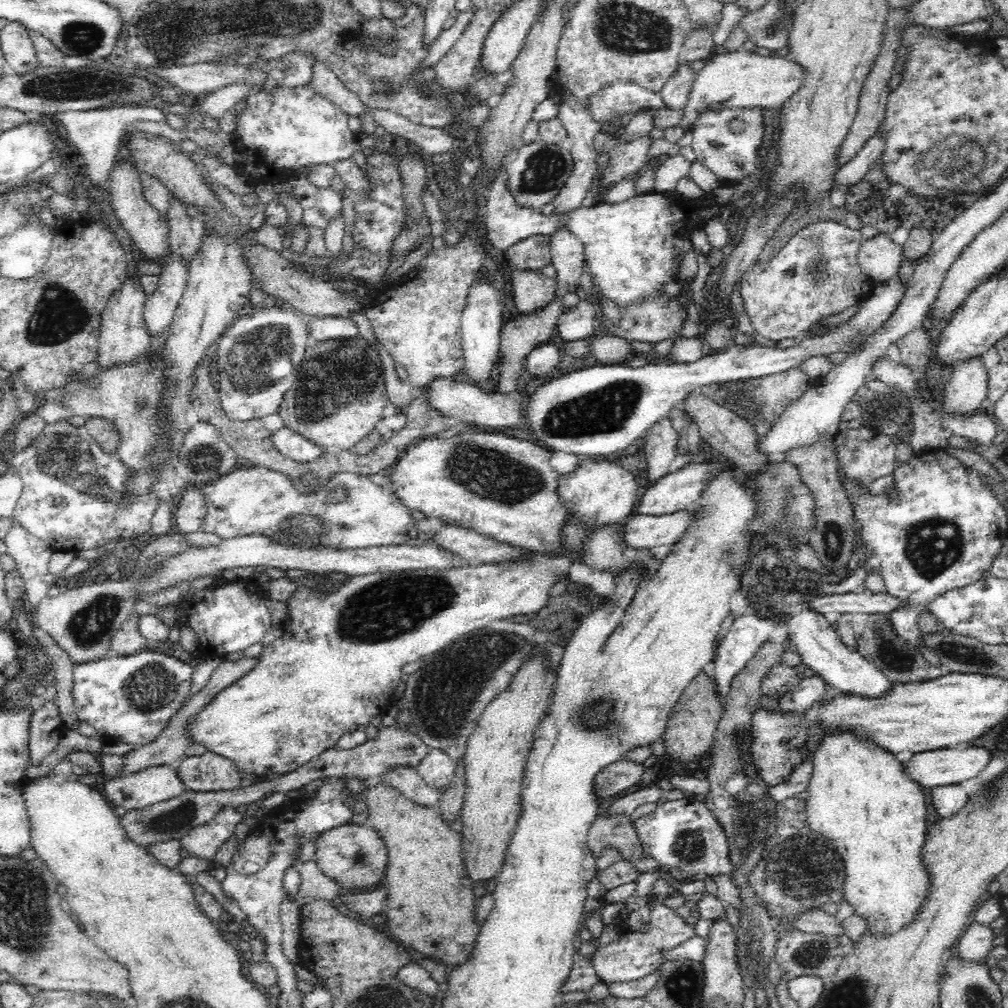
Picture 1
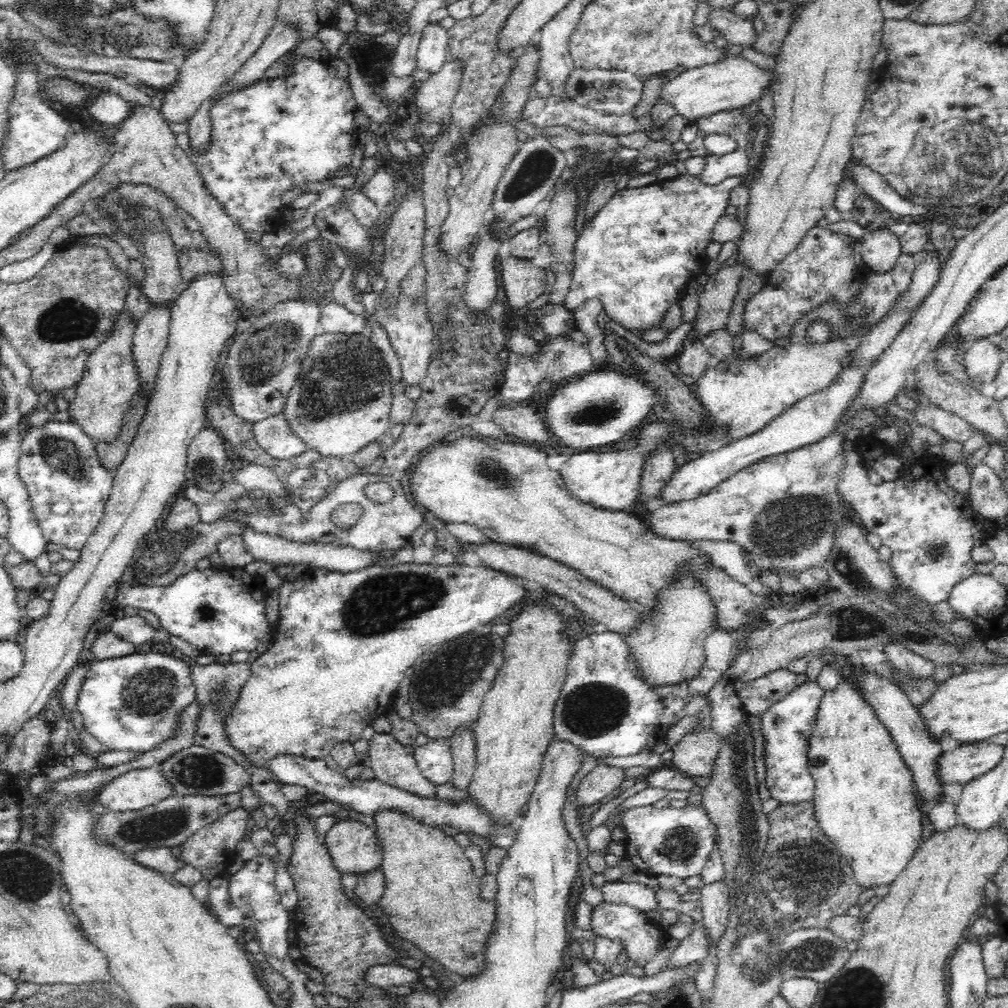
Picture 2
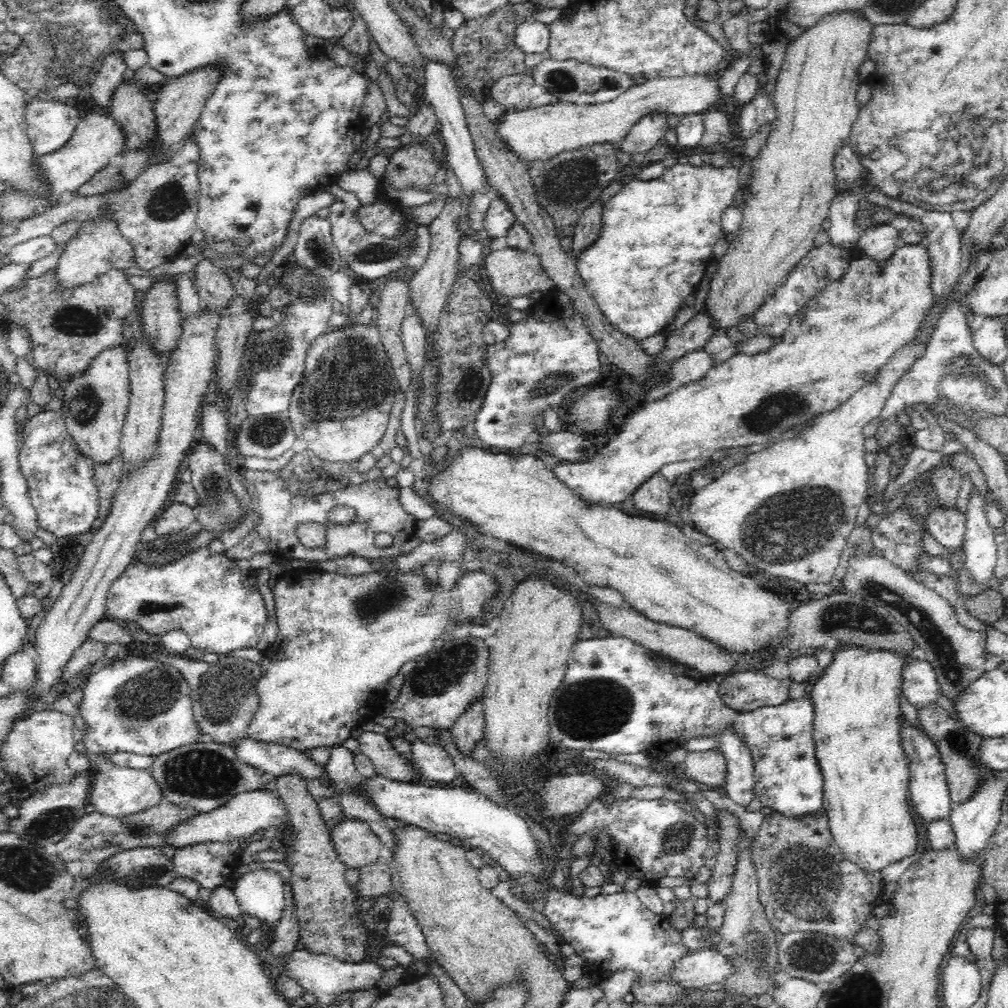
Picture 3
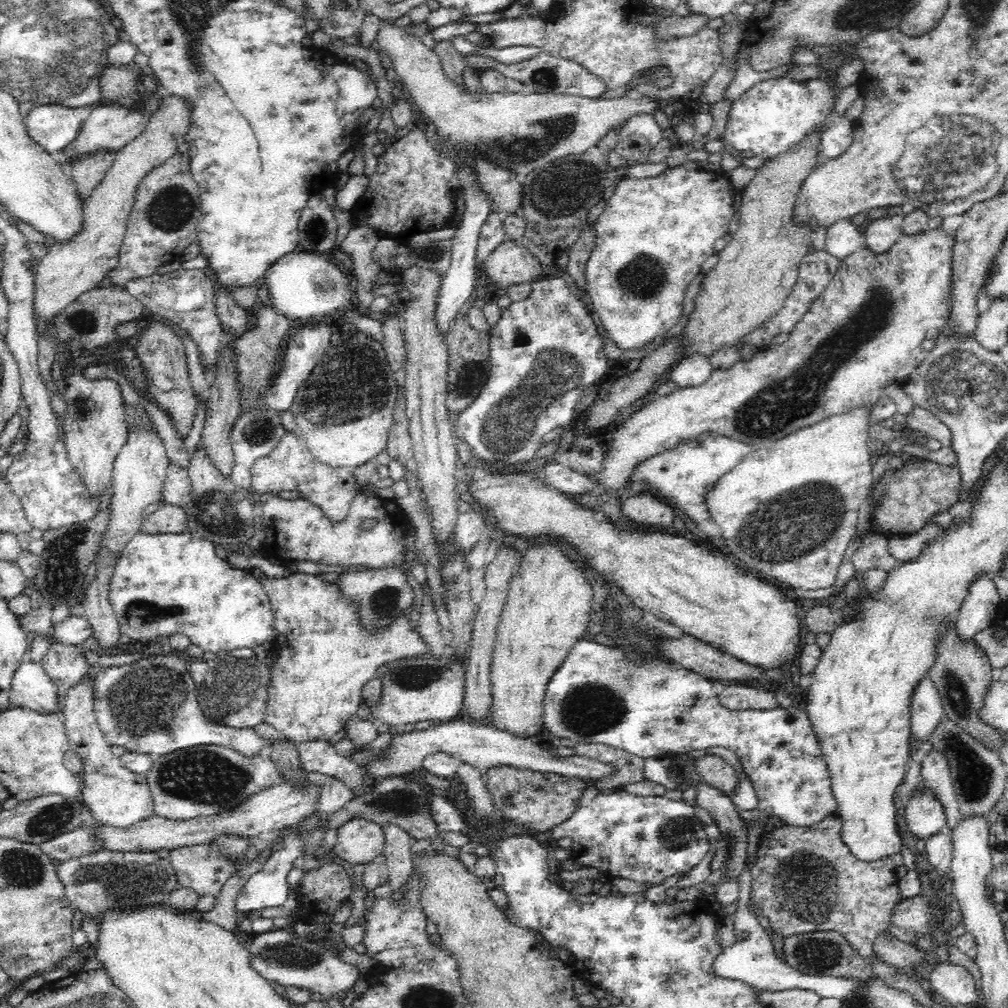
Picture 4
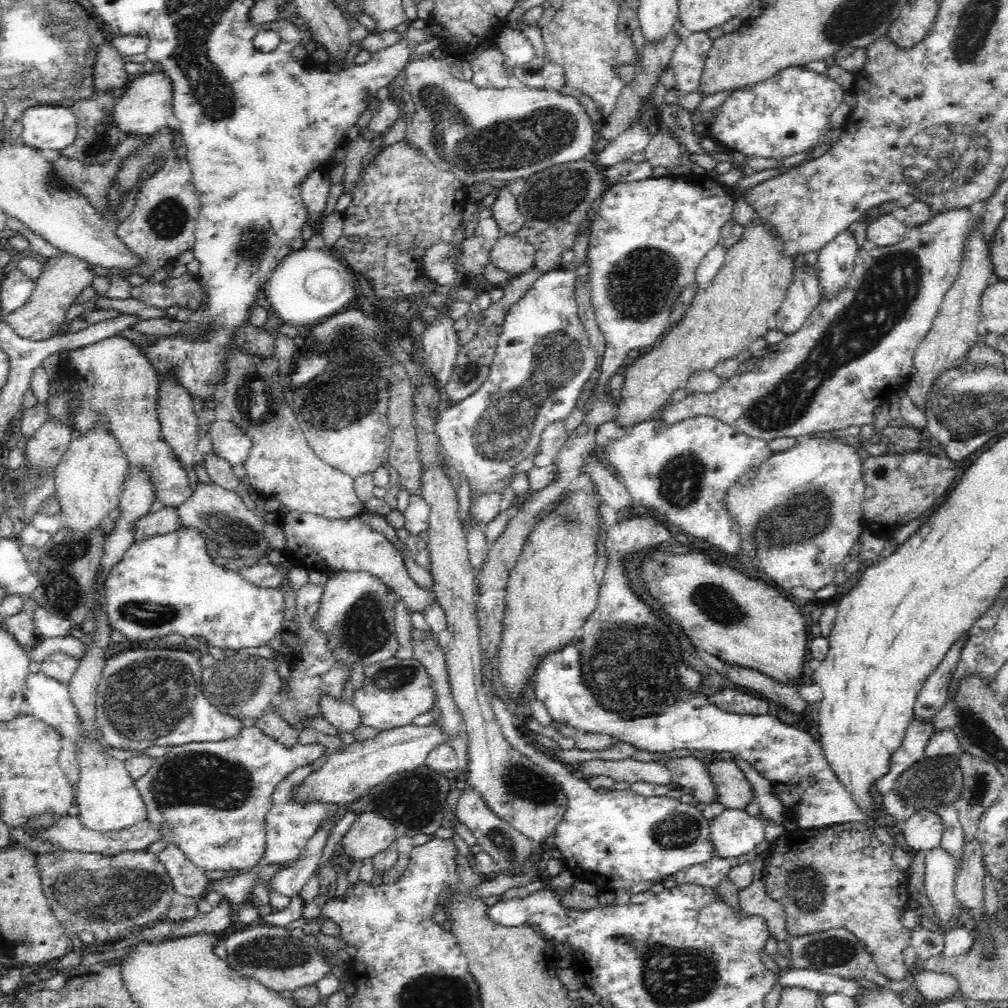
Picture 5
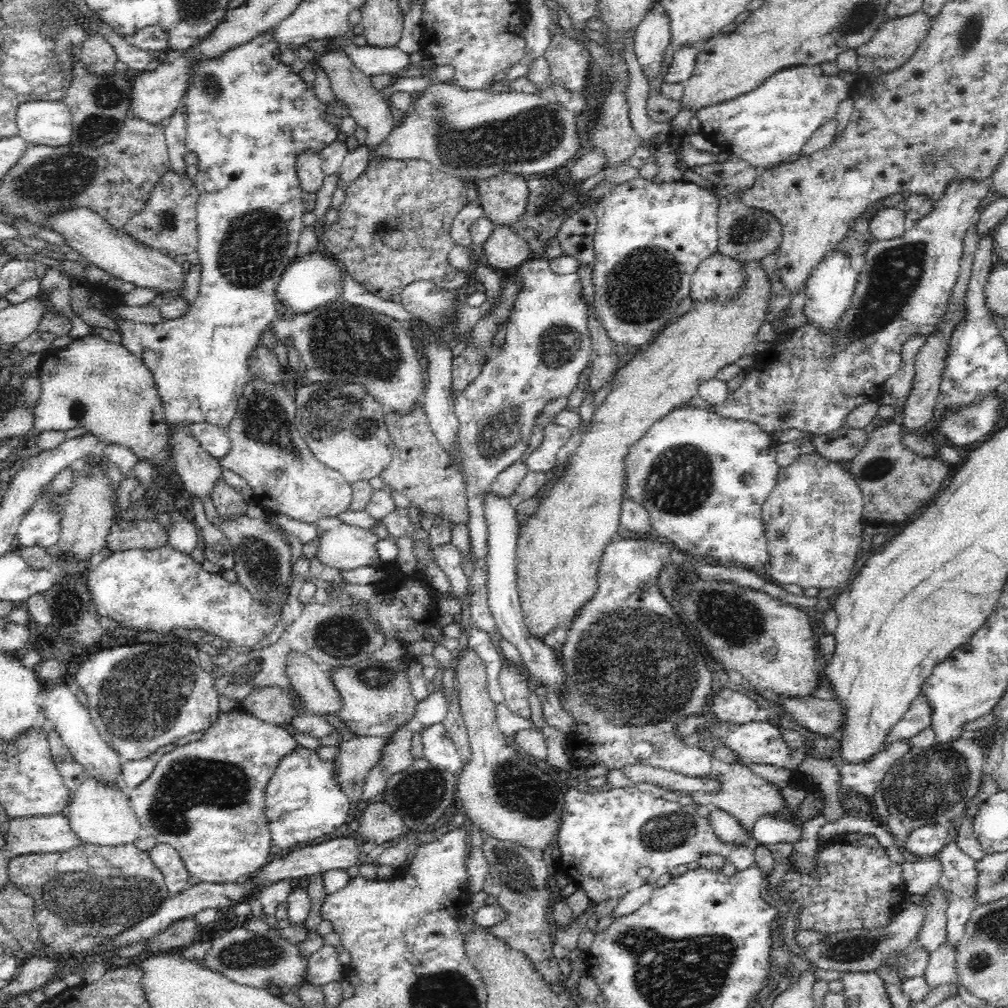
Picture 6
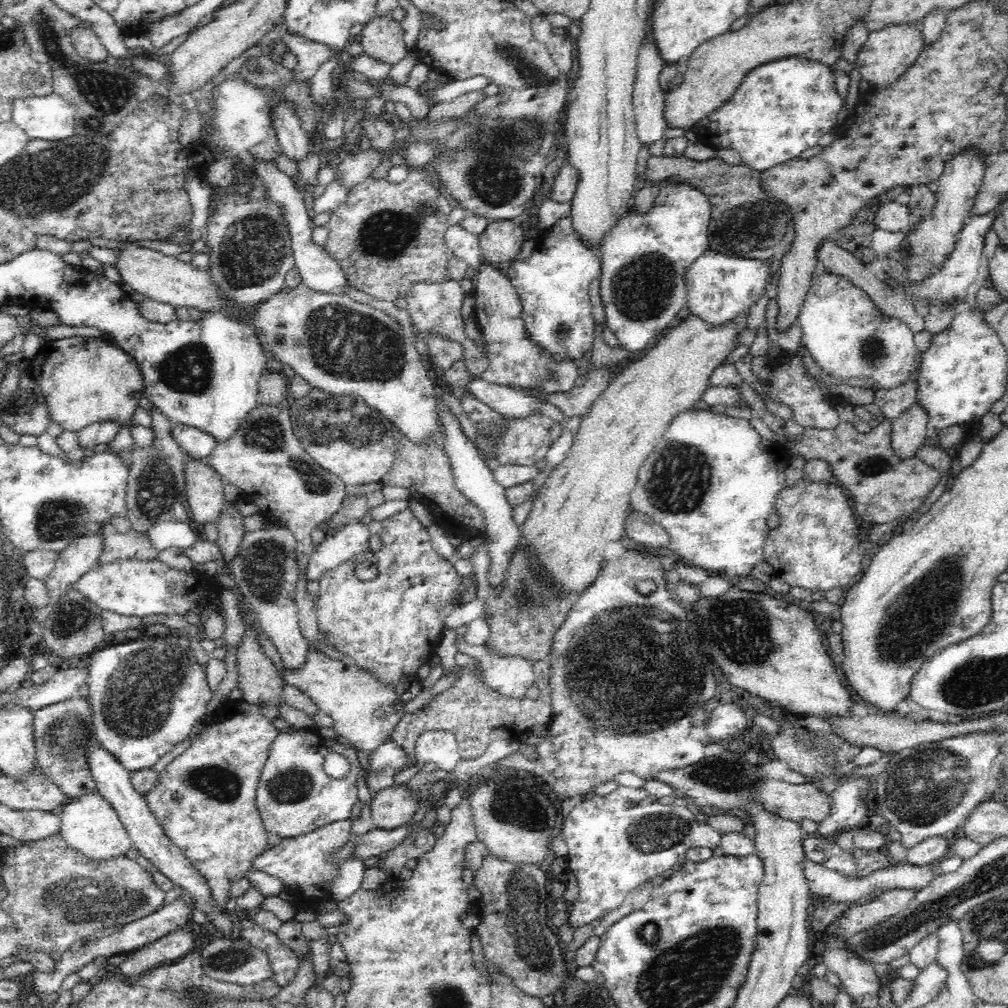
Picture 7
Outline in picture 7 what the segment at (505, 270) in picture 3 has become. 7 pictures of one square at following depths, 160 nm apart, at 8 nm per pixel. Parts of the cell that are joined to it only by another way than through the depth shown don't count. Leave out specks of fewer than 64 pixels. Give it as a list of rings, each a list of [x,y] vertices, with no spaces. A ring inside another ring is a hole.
[[[513,219],[493,221],[476,239],[480,243],[484,260],[492,262],[510,262],[524,244],[524,230],[520,221]]]

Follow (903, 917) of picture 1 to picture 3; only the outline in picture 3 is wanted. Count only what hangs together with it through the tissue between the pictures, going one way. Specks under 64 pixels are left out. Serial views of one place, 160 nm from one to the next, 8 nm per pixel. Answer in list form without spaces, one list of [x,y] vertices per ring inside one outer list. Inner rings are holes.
[[[842,646],[840,652],[832,654],[832,662],[830,662],[824,672],[817,679],[812,679],[809,685],[810,697],[812,697],[812,703],[814,703],[814,709],[816,709],[813,722],[813,739],[815,740],[815,760],[817,760],[823,780],[824,798],[822,807],[828,818],[828,826],[830,826],[832,838],[834,838],[839,849],[842,850],[843,857],[856,864],[858,869],[864,871],[864,873],[880,873],[889,864],[903,862],[905,859],[912,858],[916,854],[916,848],[918,848],[918,826],[916,826],[916,820],[912,818],[910,800],[908,800],[910,780],[908,761],[903,753],[902,741],[899,737],[899,722],[901,721],[899,718],[902,718],[902,710],[898,701],[900,692],[902,692],[901,668],[906,659],[912,658],[909,654]]]

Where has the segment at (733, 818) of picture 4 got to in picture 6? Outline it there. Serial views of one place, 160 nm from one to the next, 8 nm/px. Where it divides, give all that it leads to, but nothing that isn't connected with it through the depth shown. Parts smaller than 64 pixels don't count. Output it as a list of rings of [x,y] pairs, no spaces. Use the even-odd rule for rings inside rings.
[[[618,536],[606,543],[596,576],[597,596],[580,610],[580,614],[572,622],[572,628],[567,632],[564,644],[558,650],[564,659],[564,669],[568,673],[568,694],[564,696],[564,700],[567,701],[562,701],[561,705],[578,723],[578,733],[566,737],[567,754],[572,765],[602,765],[608,769],[620,769],[627,764],[646,763],[688,778],[702,780],[712,776],[712,755],[694,746],[694,741],[679,740],[673,734],[673,728],[678,722],[686,715],[702,711],[710,700],[713,678],[694,644],[696,636],[688,632],[684,620],[678,618],[678,614],[674,614],[660,590],[655,588],[657,574],[661,566],[668,562],[672,552],[674,548],[662,538],[649,540],[644,537]],[[642,742],[652,744],[652,754],[646,760],[634,756],[634,746],[642,746]]]

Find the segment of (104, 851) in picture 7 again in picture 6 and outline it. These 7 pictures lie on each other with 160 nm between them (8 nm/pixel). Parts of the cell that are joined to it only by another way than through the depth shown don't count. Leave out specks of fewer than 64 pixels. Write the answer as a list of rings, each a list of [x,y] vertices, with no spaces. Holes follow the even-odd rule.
[[[87,775],[72,792],[68,811],[71,830],[90,845],[120,846],[134,843],[139,838],[141,823],[131,807],[127,788],[118,783]]]

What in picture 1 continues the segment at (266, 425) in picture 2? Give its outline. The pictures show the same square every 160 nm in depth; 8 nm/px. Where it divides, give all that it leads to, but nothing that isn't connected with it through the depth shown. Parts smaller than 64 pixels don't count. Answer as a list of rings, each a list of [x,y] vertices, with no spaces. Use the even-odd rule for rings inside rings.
[[[286,426],[272,433],[272,441],[276,449],[284,456],[300,463],[317,460],[328,451]]]

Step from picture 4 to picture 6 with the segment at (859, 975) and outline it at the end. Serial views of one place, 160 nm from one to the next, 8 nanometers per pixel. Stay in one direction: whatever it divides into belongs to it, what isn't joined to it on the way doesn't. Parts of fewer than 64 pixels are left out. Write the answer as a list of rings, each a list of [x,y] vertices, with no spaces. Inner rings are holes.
[[[923,896],[922,902],[916,905],[912,901],[902,904],[900,912],[892,918],[886,929],[865,930],[854,929],[844,932],[829,933],[818,940],[816,944],[810,944],[802,948],[800,960],[804,964],[812,964],[819,970],[837,970],[839,972],[875,972],[877,966],[895,950],[906,949],[918,934],[923,926],[925,919],[925,908],[927,898]]]

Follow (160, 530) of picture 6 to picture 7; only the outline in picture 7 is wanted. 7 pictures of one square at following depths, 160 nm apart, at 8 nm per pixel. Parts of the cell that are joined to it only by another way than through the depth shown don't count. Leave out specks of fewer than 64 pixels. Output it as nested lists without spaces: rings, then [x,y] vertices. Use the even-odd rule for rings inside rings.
[[[116,531],[104,536],[104,550],[98,558],[98,563],[112,562],[117,558],[153,559],[158,554],[158,549],[150,541],[149,531]]]

